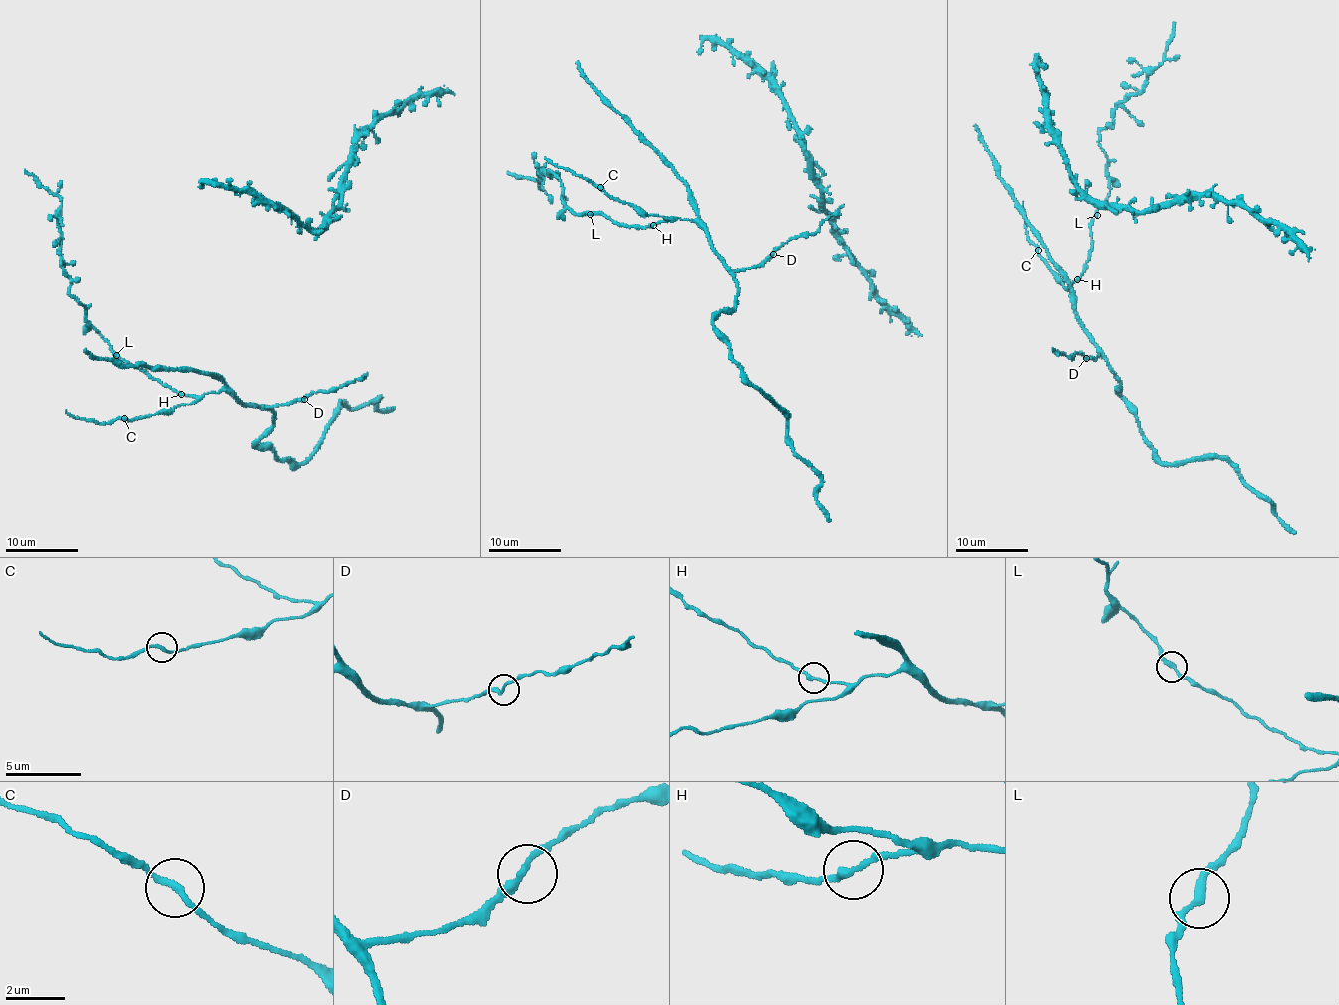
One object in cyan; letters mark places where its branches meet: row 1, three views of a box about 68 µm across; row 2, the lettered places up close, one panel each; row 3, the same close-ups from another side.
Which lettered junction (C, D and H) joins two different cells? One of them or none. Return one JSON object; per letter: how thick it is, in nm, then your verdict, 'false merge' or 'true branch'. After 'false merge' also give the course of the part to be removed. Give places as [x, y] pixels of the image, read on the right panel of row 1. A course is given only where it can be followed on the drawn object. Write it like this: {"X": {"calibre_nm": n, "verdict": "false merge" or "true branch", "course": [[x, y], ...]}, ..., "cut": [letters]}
{"C": {"calibre_nm": 200, "verdict": "true branch"}, "D": {"calibre_nm": 220, "verdict": "true branch"}, "H": {"calibre_nm": 220, "verdict": "true branch"}, "cut": []}

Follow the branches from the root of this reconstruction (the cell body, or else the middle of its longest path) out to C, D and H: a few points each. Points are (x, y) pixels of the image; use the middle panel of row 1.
C: (785, 243), (752, 268), (728, 270), (697, 221), (643, 214), (626, 203), (610, 197), (600, 187)
D: (785, 243), (773, 254)
H: (785, 243), (752, 268), (728, 270), (697, 221), (677, 218), (653, 224)

